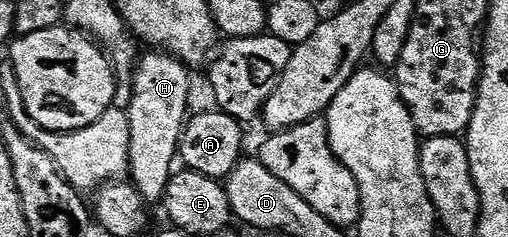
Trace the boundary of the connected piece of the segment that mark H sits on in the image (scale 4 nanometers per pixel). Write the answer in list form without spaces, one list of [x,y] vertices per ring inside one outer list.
[[[146,51],[137,58],[132,74],[130,86],[132,95],[129,105],[125,106],[126,118],[130,124],[130,142],[128,155],[130,156],[129,180],[140,191],[140,195],[148,203],[161,202],[170,178],[175,172],[176,162],[179,160],[179,141],[182,137],[184,124],[188,115],[188,91],[192,73],[187,66],[169,53],[161,51]]]

